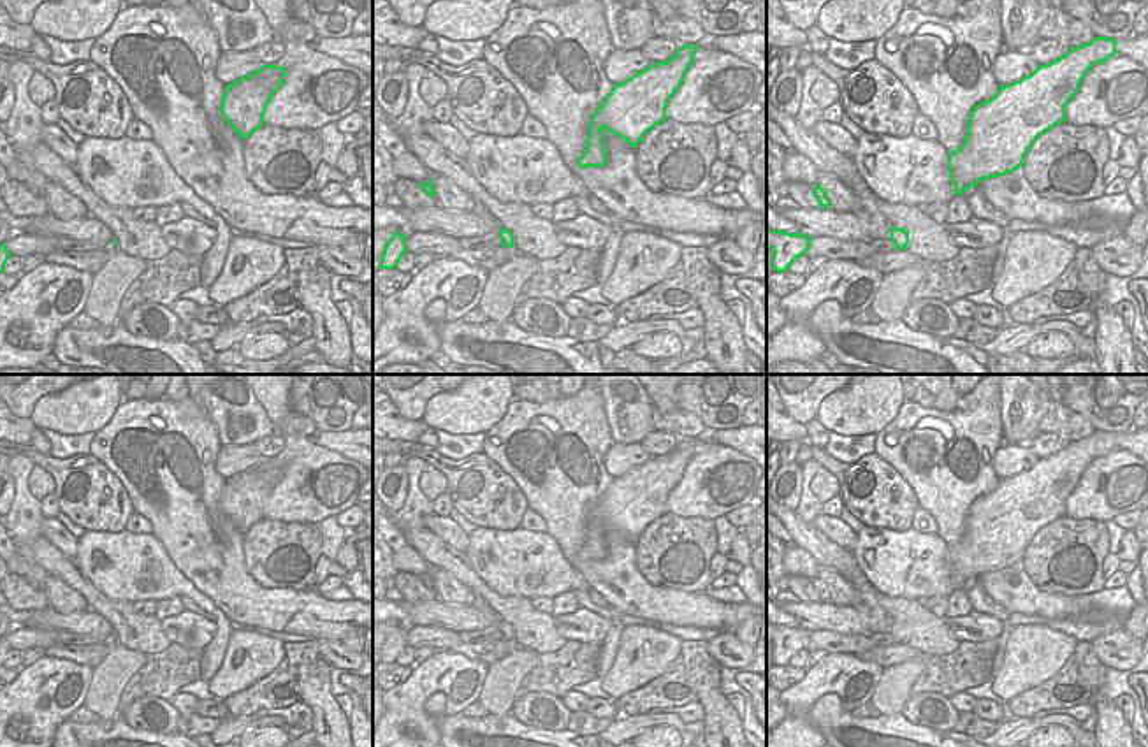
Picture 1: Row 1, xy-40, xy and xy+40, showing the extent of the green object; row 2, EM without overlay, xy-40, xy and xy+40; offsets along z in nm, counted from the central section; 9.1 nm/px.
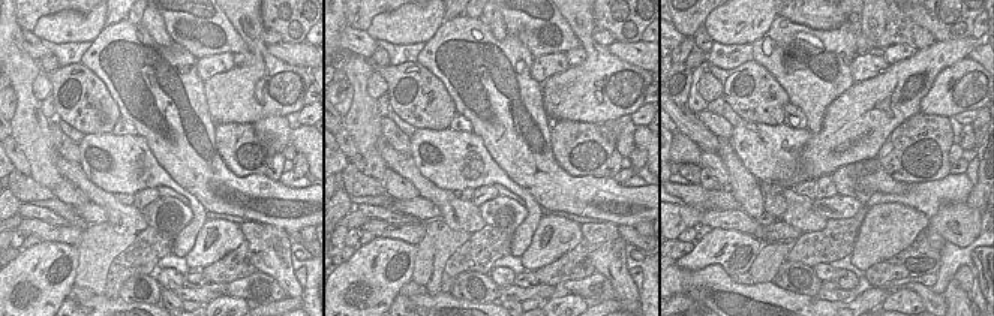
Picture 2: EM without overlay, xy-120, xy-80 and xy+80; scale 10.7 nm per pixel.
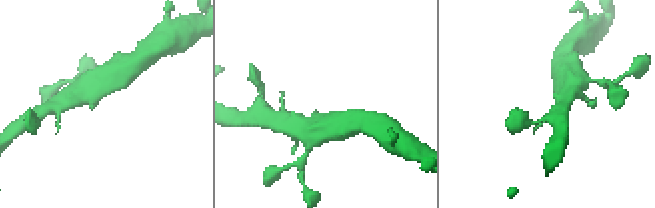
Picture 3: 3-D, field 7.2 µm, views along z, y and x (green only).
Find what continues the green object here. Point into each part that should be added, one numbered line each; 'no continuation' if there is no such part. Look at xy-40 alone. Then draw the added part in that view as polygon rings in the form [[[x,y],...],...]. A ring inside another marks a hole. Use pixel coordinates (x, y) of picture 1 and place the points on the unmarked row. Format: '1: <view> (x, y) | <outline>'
no continuation

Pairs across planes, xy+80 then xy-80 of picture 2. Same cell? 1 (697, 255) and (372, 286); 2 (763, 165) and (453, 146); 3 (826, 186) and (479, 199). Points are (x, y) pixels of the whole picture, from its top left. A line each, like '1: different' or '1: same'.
1: same
2: same
3: same

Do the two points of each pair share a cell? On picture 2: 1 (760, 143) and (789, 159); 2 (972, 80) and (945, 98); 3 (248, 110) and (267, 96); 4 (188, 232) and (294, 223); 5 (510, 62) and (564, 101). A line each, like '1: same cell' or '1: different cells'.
1: same cell
2: same cell
3: same cell
4: different cells
5: different cells

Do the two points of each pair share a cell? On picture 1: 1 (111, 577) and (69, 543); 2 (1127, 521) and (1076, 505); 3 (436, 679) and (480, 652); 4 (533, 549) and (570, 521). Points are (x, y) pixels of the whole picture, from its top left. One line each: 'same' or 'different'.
1: different
2: different
3: different
4: different

